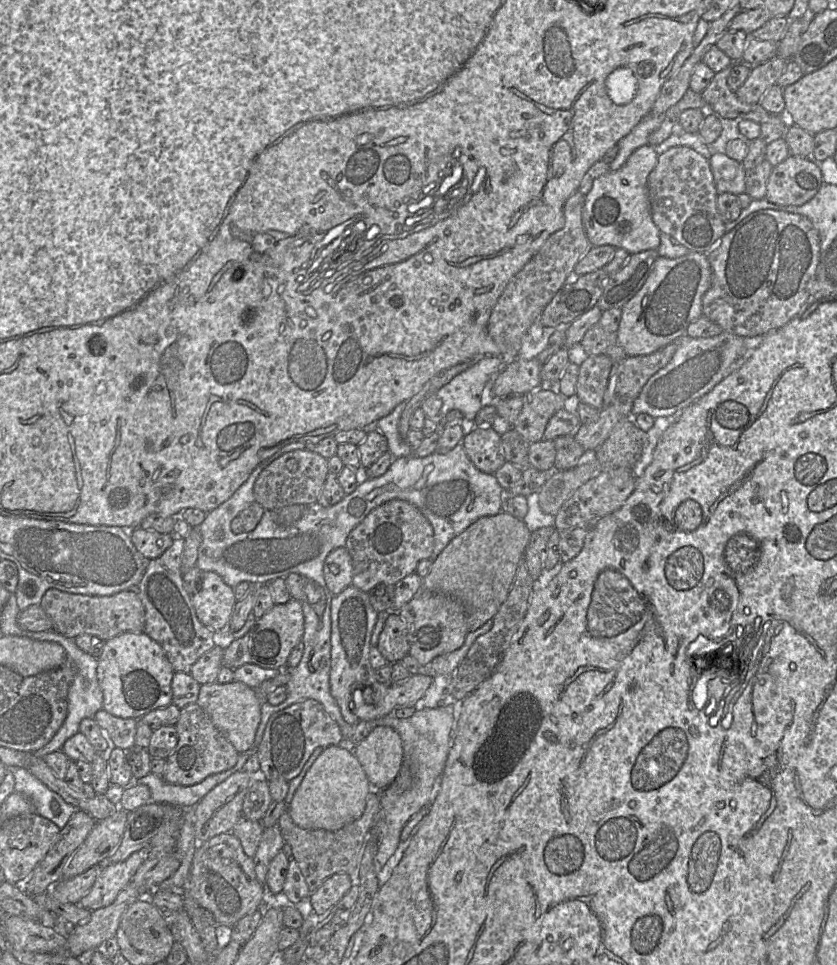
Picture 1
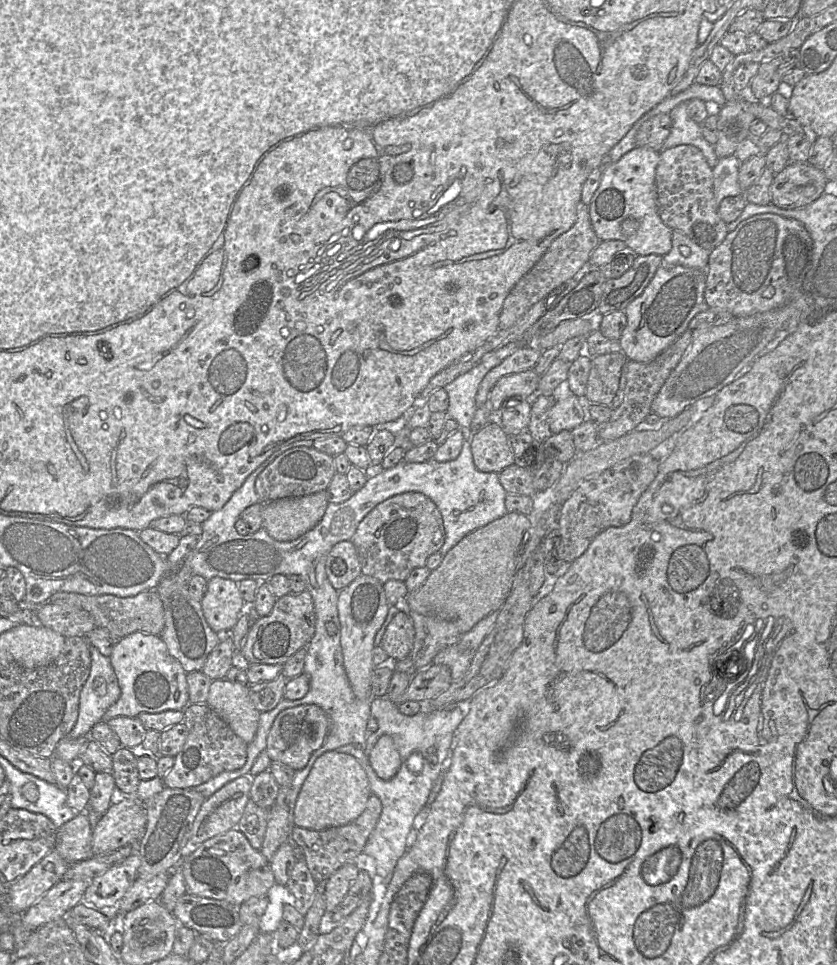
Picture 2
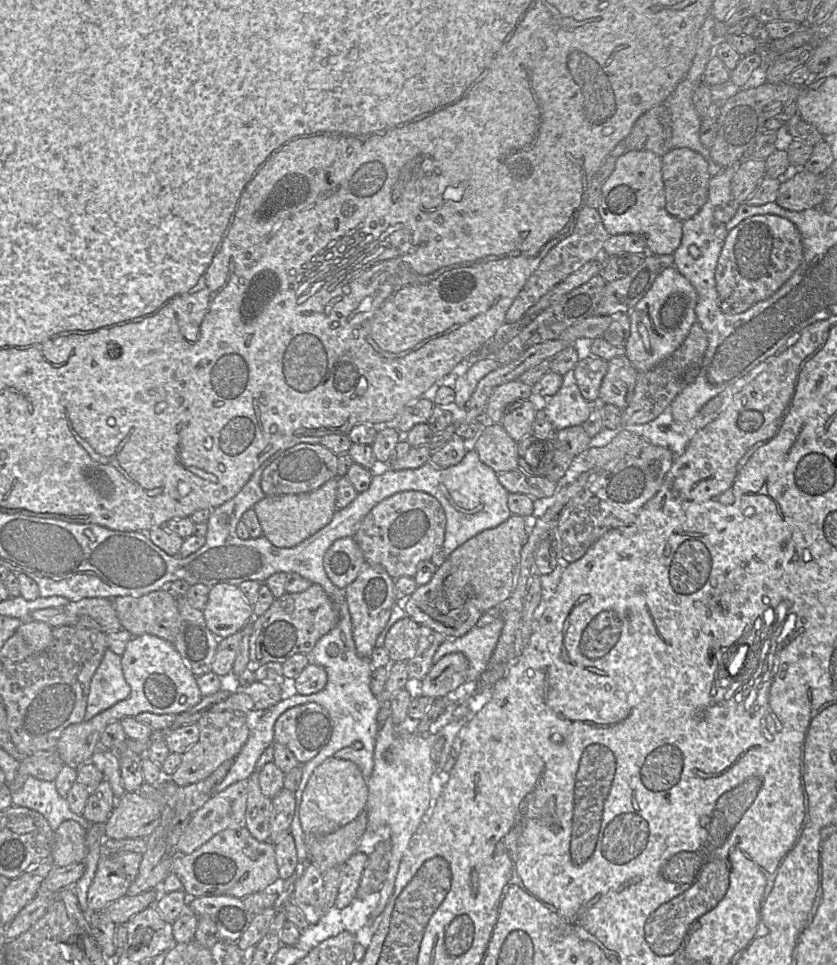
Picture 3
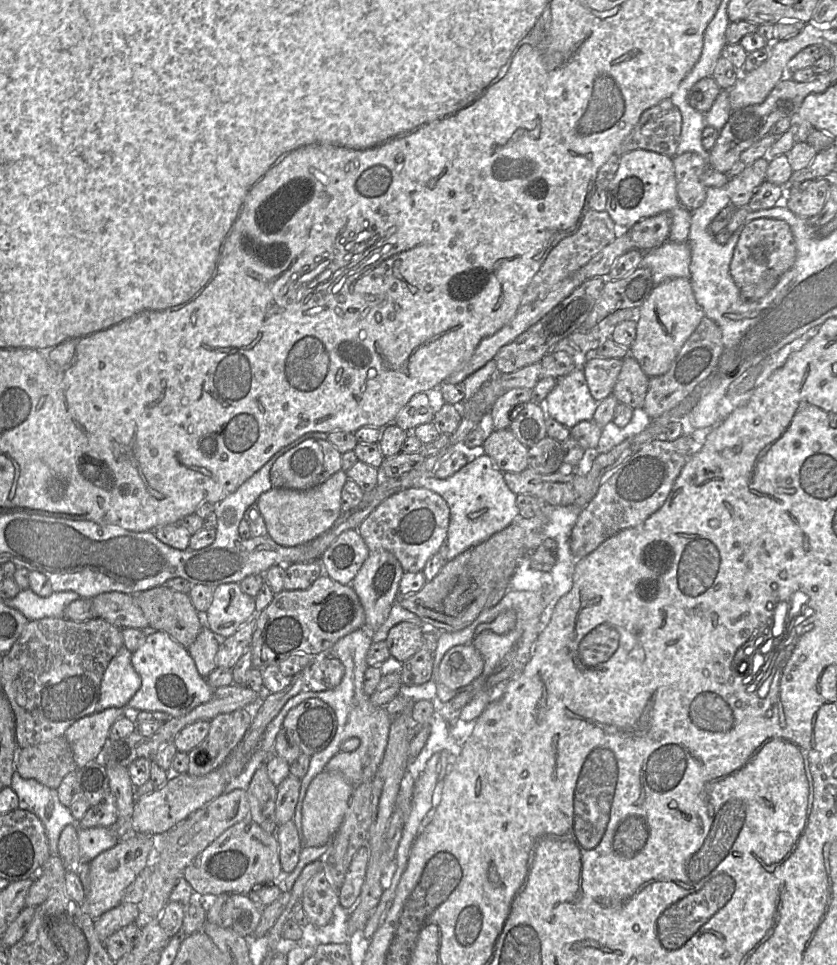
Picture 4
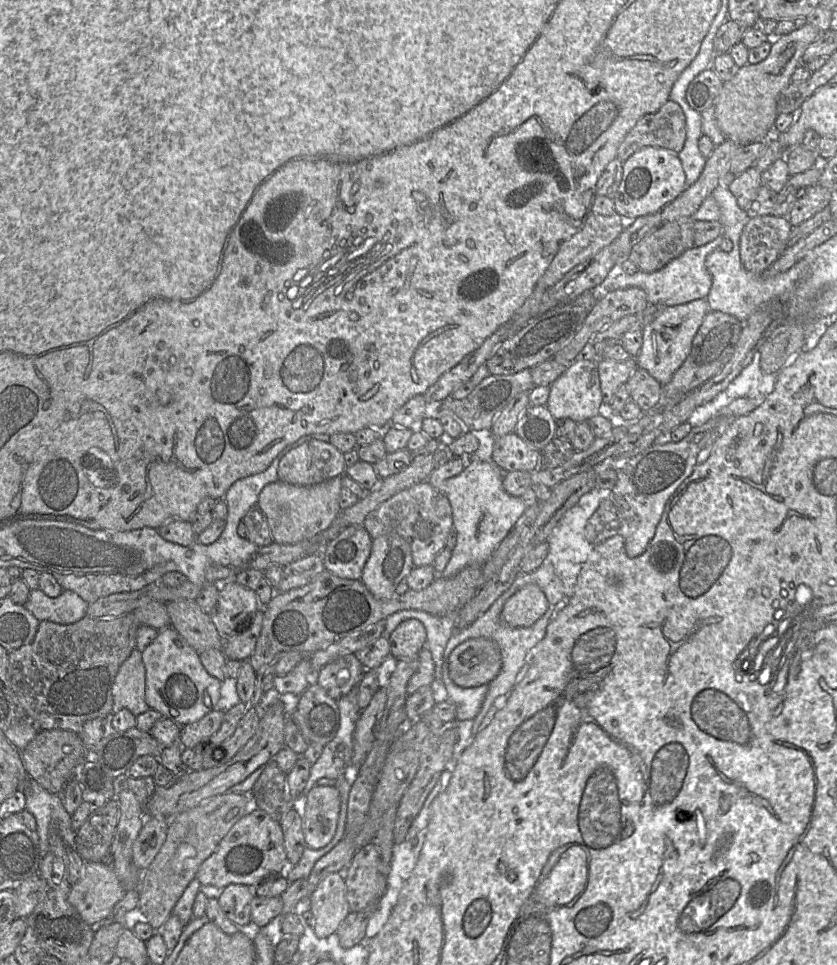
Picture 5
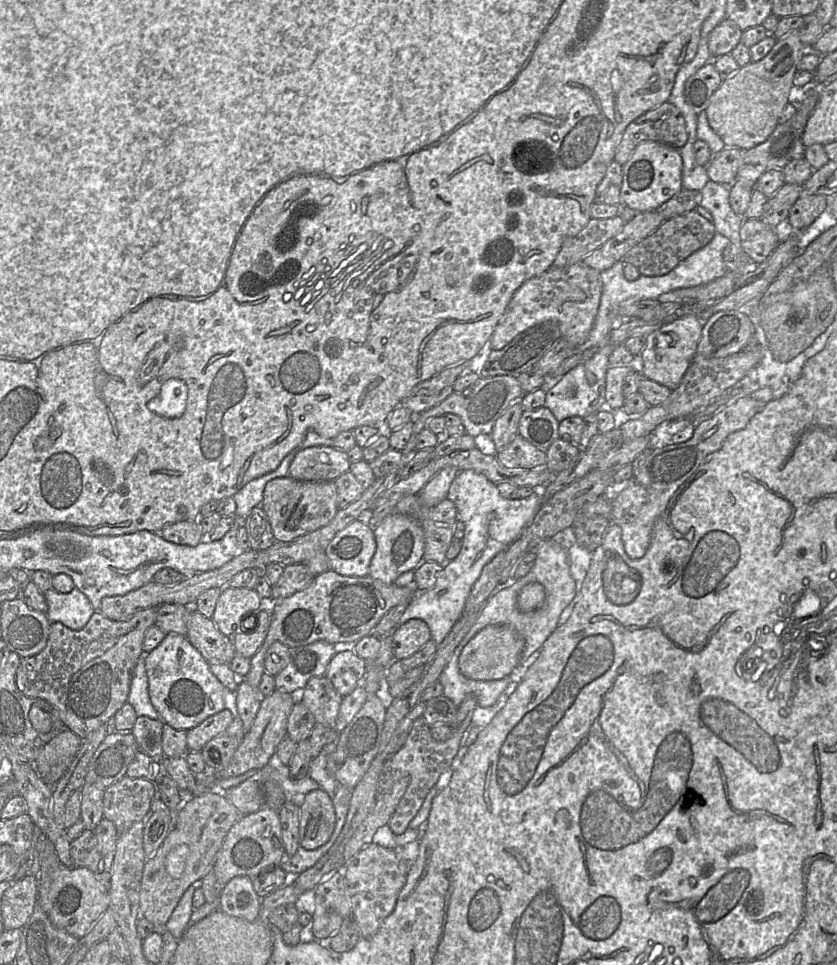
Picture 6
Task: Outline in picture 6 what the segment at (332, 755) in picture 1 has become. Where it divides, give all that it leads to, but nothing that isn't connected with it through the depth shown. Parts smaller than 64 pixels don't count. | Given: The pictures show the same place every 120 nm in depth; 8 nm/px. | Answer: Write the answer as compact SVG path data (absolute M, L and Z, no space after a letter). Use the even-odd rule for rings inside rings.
M317 789L307 793L300 806L300 846L320 848L330 839L335 824L335 809L327 792Z

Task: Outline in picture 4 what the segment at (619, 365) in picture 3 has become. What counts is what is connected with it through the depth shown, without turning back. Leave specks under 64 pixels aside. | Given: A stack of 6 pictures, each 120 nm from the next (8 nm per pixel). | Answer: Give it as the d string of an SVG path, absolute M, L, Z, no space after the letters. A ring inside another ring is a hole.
M630 354L622 359L623 364L612 395L631 408L643 408L648 390L649 377Z

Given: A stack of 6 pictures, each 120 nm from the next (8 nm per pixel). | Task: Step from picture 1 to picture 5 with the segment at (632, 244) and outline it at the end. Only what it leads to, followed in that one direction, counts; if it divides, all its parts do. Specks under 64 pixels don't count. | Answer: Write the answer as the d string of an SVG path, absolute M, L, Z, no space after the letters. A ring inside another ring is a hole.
M652 146L641 148L623 162L621 183L613 198L615 213L626 221L658 213L686 187L686 175L677 153Z

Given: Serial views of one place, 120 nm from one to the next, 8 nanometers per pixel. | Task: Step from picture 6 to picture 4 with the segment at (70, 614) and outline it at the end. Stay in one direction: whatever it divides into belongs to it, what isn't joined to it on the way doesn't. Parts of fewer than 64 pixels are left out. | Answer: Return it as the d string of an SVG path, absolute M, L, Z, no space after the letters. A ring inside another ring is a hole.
M31 589L21 590L15 597L3 600L8 607L20 611L29 621L43 618L62 618L65 608L80 596L74 591L53 592L50 596L40 597Z

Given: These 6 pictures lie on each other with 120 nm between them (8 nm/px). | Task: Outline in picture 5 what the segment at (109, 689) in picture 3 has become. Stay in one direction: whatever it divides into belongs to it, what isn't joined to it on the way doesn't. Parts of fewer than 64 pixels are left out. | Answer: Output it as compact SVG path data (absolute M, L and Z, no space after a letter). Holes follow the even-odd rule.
M134 649L120 666L112 695L115 710L125 708L138 716L150 709L145 701L145 667L141 651Z

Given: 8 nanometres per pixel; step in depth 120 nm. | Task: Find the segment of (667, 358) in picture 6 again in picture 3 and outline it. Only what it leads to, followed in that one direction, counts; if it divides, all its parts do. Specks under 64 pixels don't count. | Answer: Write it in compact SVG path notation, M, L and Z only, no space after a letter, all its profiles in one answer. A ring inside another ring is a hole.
M676 267L661 270L649 291L629 313L630 335L625 355L638 372L651 370L681 346L697 321L697 302L696 289Z

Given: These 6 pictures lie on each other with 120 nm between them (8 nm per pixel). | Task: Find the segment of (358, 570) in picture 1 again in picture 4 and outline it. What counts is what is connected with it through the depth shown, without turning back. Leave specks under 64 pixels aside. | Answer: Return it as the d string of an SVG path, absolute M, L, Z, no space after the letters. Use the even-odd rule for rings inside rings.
M411 487L384 500L357 530L370 551L389 551L399 560L404 572L419 572L445 542L449 522L449 506L439 494Z

